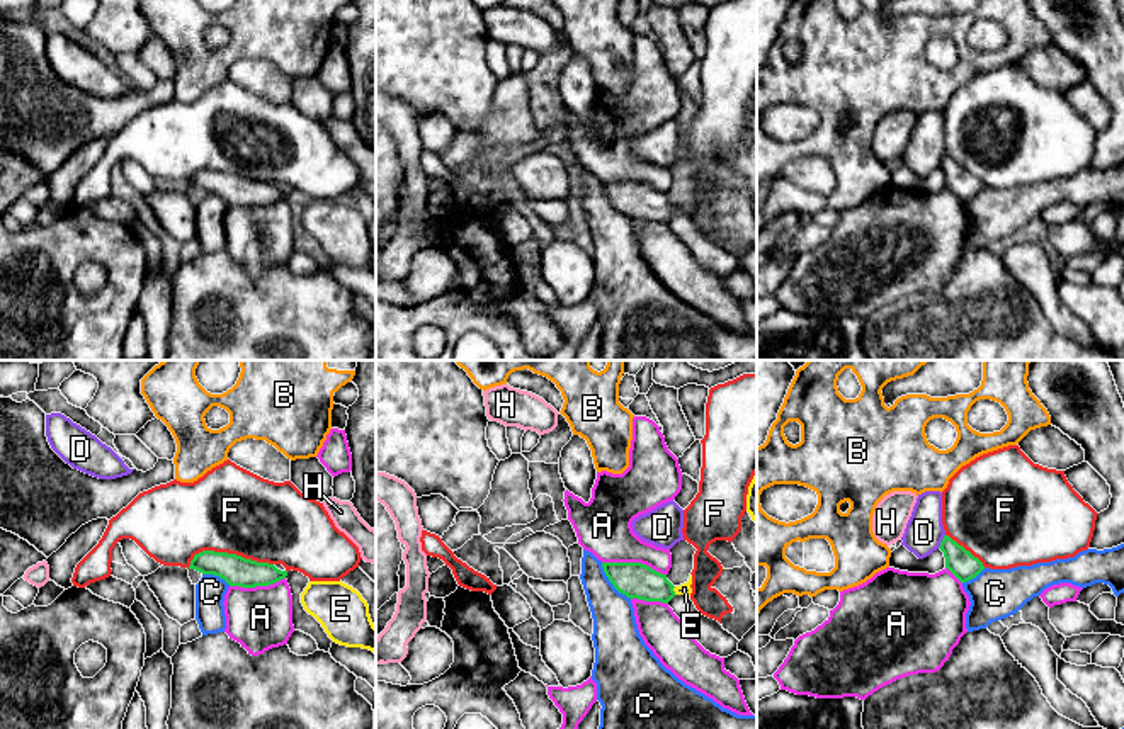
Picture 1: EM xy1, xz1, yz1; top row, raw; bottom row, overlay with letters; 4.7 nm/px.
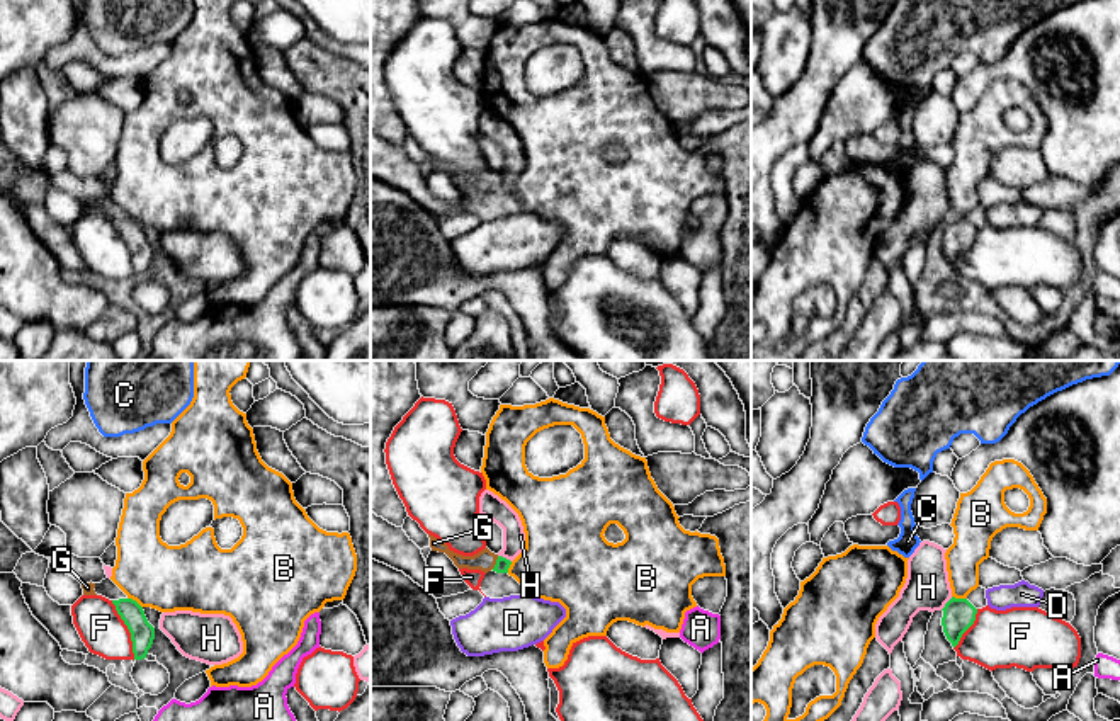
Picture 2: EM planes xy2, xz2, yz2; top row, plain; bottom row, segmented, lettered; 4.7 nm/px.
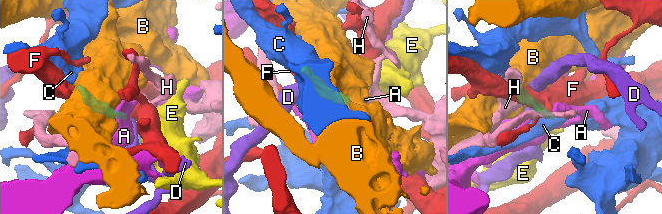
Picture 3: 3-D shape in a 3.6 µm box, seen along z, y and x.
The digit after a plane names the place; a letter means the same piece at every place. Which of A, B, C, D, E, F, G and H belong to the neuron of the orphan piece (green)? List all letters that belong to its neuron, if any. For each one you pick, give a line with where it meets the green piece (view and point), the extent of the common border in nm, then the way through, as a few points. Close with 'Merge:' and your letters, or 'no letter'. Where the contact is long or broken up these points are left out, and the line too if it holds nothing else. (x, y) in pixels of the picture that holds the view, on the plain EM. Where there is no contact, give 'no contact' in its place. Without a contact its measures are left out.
E: xz1 (672, 209) | 40 nm | across xz1 (635, 199), (662, 209), (672, 209), (684, 208)
G: xz2 (497, 182) | 70 nm | across xz2 (502, 184), (497, 182), (485, 179)
Merge: E, G

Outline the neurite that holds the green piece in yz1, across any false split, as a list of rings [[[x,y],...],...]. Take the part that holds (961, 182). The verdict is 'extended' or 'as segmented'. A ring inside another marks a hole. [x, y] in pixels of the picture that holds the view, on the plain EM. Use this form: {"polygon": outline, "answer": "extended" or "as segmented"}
{"polygon": [[[944,155],[940,167],[945,177],[945,187],[961,201],[966,202],[976,197],[983,189],[983,182],[974,177],[969,170]]], "answer": "as segmented"}

